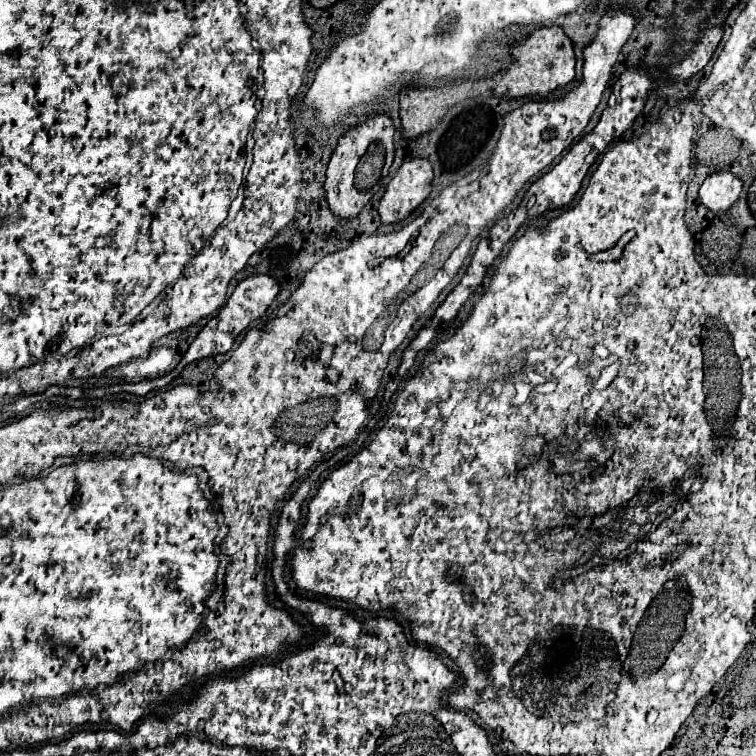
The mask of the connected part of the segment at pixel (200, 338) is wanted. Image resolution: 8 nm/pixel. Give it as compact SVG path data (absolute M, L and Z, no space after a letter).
M256 274L256 276L250 276L250 278L244 278L232 292L232 296L228 298L226 306L220 310L220 314L210 320L202 330L200 334L196 336L196 340L190 344L188 352L184 354L180 364L168 372L166 376L160 376L160 378L154 378L154 380L142 380L142 382L136 382L136 384L116 384L116 386L110 386L106 390L98 390L96 398L102 398L106 394L118 394L118 392L128 392L128 394L136 394L136 396L146 396L148 392L154 392L154 390L161 390L164 387L168 386L170 382L184 370L184 367L188 365L188 362L194 362L194 360L202 360L202 358L208 358L208 356L214 356L214 354L226 354L232 344L234 344L234 338L250 324L254 322L256 318L260 318L266 308L272 304L272 300L278 296L280 292L280 282L278 278L274 276L268 276L268 274Z

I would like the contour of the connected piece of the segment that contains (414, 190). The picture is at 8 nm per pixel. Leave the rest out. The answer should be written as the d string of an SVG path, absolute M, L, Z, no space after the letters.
M426 158L406 160L388 182L386 192L380 198L378 214L382 224L396 224L408 218L410 212L416 210L430 194L432 178L432 166Z

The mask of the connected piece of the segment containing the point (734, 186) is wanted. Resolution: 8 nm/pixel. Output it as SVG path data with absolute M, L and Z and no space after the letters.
M714 172L700 186L700 202L712 212L728 210L740 196L742 182L730 172Z

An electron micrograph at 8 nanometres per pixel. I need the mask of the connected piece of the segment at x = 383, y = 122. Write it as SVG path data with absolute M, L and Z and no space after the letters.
M376 114L374 118L368 118L366 122L350 128L348 132L344 132L340 136L338 146L336 146L332 158L330 158L330 164L328 164L328 170L326 170L326 184L324 184L326 194L328 194L326 196L328 206L336 216L340 216L344 220L354 218L354 216L360 214L360 210L366 206L366 202L370 202L370 192L356 190L356 186L354 186L354 170L356 170L360 158L364 156L366 148L370 146L370 142L378 140L378 142L386 144L388 148L392 148L394 146L394 132L396 132L396 128L392 124L392 118L388 114Z

